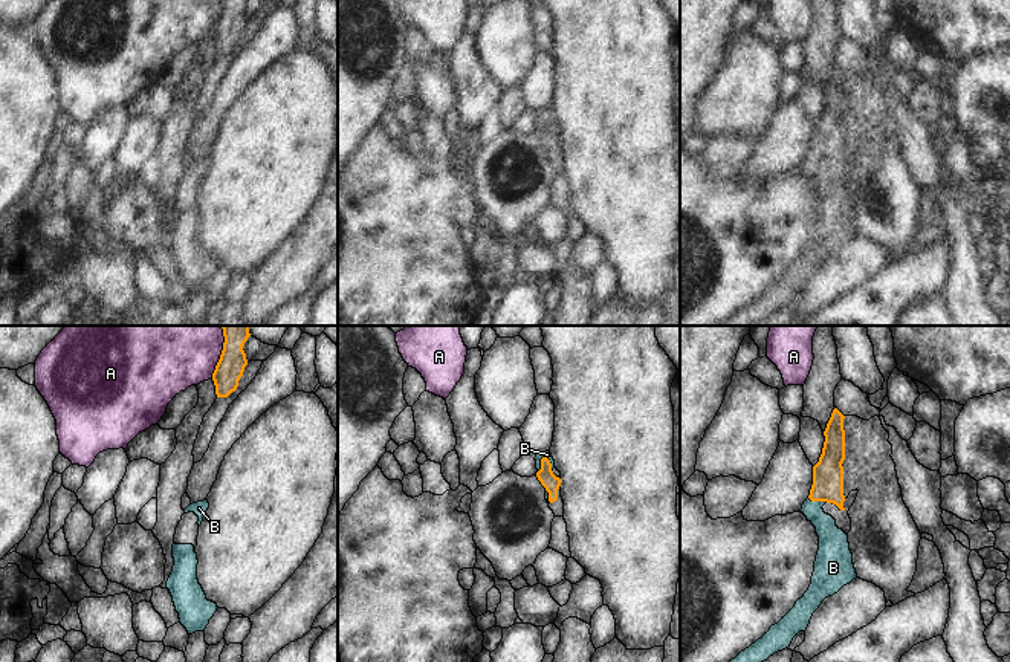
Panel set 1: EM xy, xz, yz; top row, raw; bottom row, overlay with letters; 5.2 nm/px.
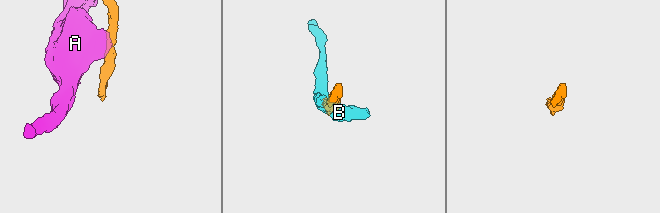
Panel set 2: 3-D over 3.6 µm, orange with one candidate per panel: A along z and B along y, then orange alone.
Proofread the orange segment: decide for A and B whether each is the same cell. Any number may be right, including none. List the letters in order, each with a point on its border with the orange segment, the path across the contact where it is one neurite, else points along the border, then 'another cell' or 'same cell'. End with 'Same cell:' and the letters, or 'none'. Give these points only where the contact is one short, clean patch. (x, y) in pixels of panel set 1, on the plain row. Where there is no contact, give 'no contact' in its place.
A: meets orange in xy at (219, 17); border along xy (223, 0), (220, 16), (211, 34); another cell
B: meets orange in xz at (541, 121); runs through xz (549, 138), (541, 121), (547, 112); same cell
Same cell: B

